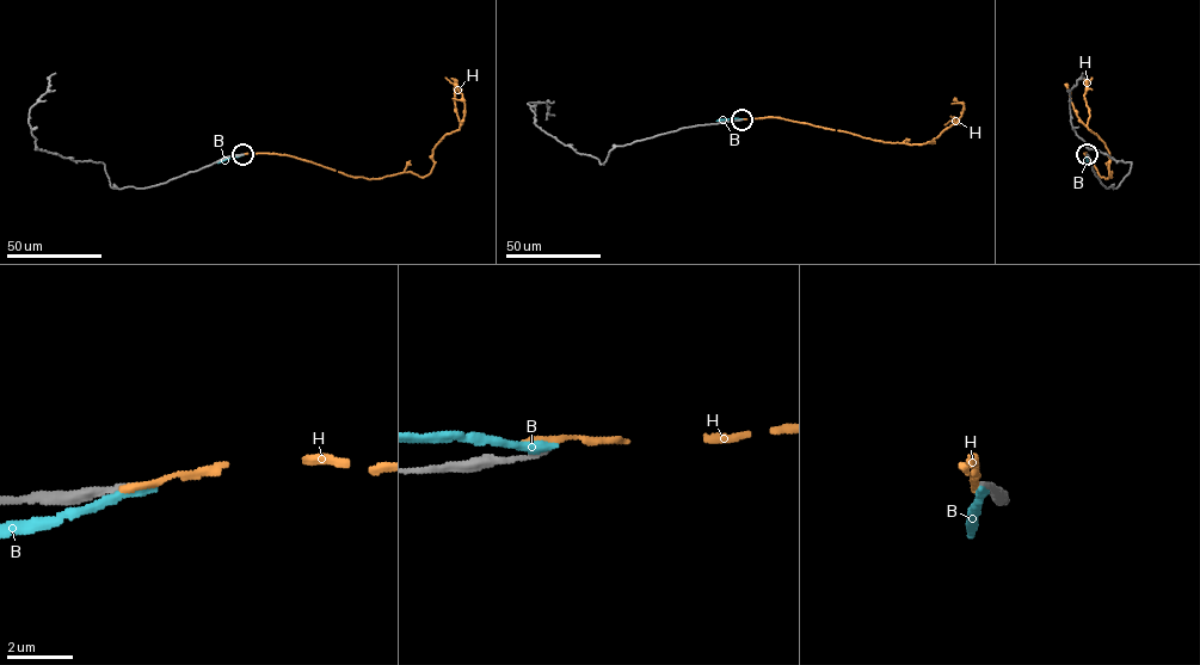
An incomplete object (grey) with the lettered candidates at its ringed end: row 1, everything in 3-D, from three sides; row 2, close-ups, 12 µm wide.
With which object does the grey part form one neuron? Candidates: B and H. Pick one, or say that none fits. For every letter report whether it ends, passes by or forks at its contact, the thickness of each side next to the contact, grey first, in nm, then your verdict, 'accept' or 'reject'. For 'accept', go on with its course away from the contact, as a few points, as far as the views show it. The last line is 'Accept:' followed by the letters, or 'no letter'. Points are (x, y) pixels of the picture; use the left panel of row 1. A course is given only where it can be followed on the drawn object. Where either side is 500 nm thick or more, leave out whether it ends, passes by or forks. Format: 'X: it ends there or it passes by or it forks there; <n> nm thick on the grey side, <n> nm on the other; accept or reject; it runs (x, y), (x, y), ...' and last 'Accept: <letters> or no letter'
B: it ends there; 190 nm thick on the grey side, 320 nm on the other; reject
H: it ends there; 160 nm thick on the grey side, 280 nm on the other; reject
Accept: no letter

